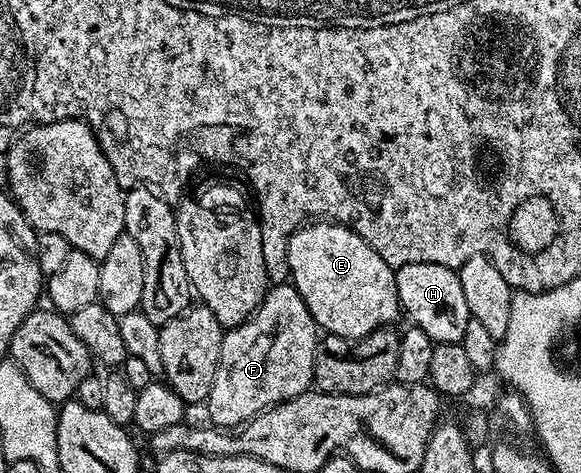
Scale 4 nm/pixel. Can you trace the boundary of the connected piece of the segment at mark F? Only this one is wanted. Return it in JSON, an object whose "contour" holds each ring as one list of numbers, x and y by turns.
{"contour":[[277,283,265,294,263,303,242,325,224,330,219,367,215,371,215,383,211,383,211,395,207,402,209,417,217,427,240,427,246,421,272,409,282,401,289,401,306,392,314,384,313,364,319,340,317,324,313,322,307,303,292,283]]}

